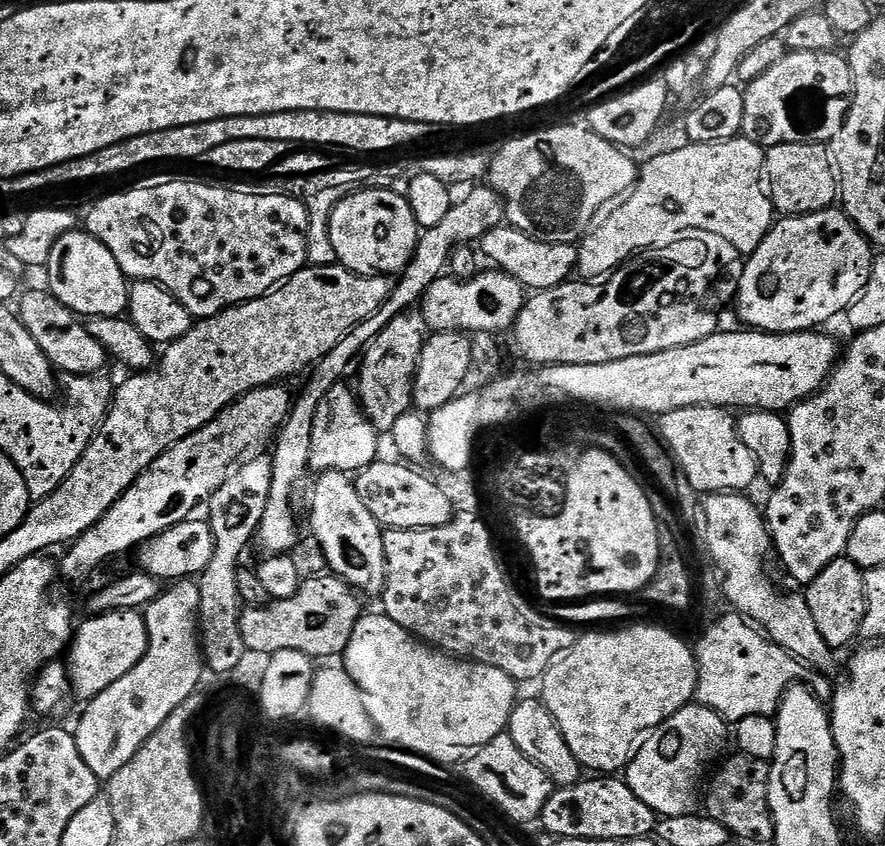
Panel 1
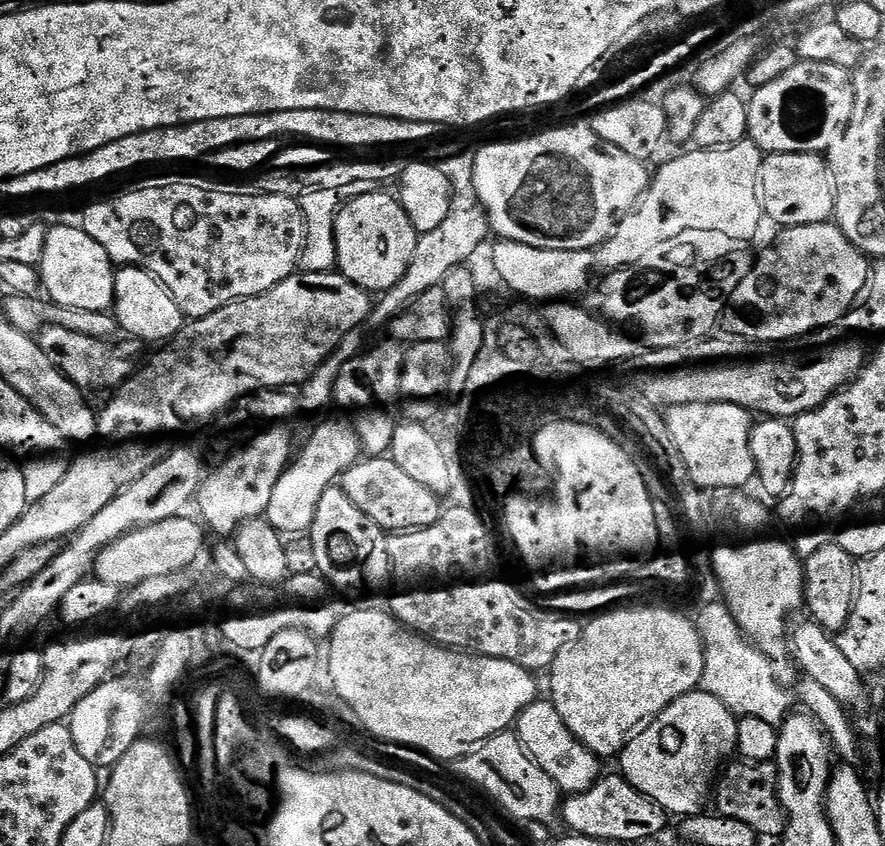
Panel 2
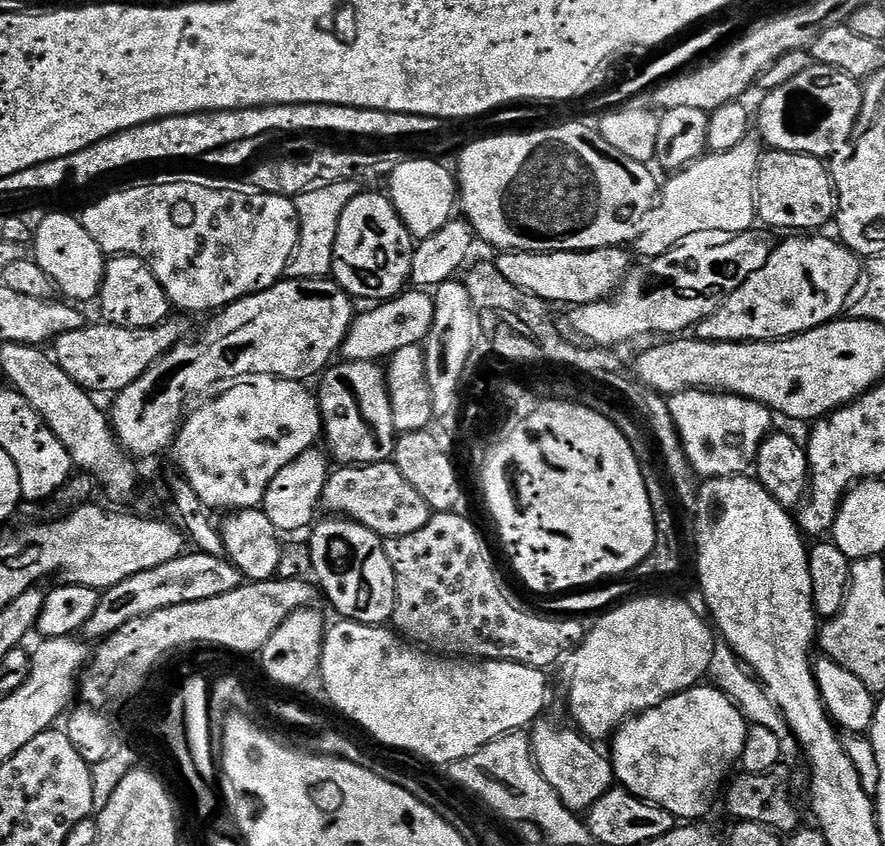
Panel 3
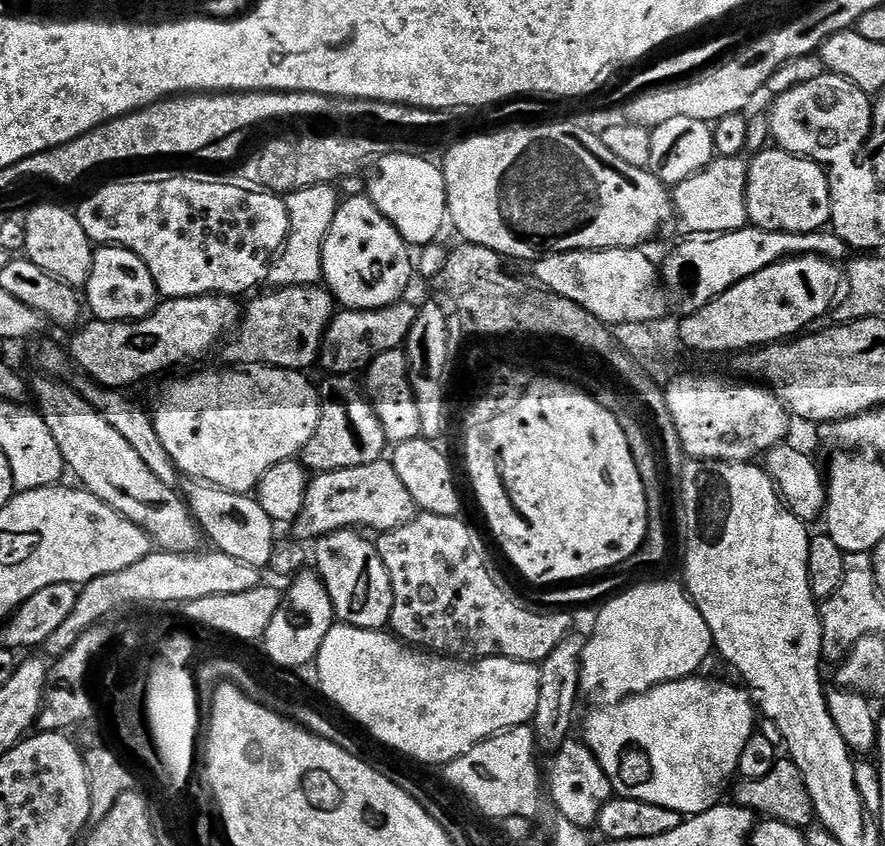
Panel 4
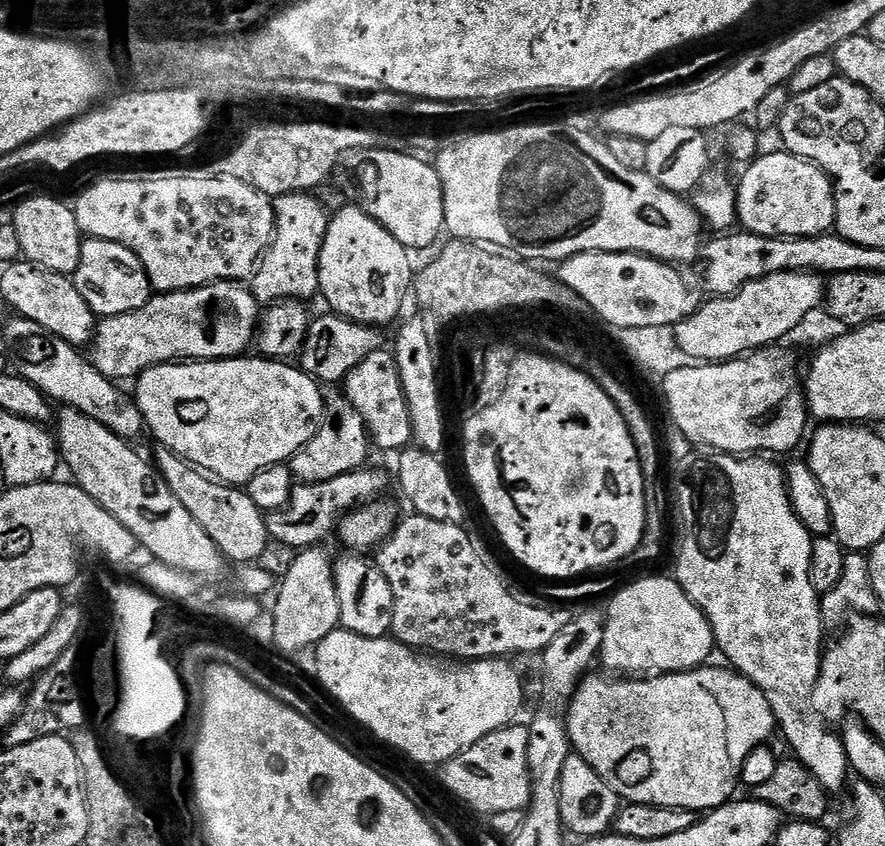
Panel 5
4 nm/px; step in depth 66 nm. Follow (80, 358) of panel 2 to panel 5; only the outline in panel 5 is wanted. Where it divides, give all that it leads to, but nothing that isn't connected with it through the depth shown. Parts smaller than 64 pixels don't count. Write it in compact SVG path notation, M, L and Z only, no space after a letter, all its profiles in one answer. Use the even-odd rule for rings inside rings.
M219 280L201 288L181 292L162 292L153 295L146 306L133 312L106 316L99 321L90 345L90 359L102 375L115 382L135 381L148 368L169 362L190 360L227 360L239 357L248 347L253 347L262 319L262 305L243 283Z

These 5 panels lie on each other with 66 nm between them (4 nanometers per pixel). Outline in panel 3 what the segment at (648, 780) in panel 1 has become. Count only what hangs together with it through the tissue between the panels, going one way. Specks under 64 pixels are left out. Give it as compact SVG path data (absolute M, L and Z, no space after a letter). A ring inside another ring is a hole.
M715 686L704 687L687 688L666 698L666 702L624 721L610 740L610 759L616 784L638 798L662 806L680 822L703 821L703 816L718 804L718 797L733 771L731 768L739 765L750 727L740 708L726 693Z

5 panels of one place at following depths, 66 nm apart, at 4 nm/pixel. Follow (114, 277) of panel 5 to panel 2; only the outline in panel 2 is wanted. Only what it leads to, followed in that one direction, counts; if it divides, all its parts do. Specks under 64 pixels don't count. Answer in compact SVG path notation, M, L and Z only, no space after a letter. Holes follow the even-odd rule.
M116 268L111 311L115 315L117 329L138 342L149 340L152 344L157 343L156 345L171 342L186 325L184 312L178 302L174 302L170 290L166 290L163 282L144 268Z

